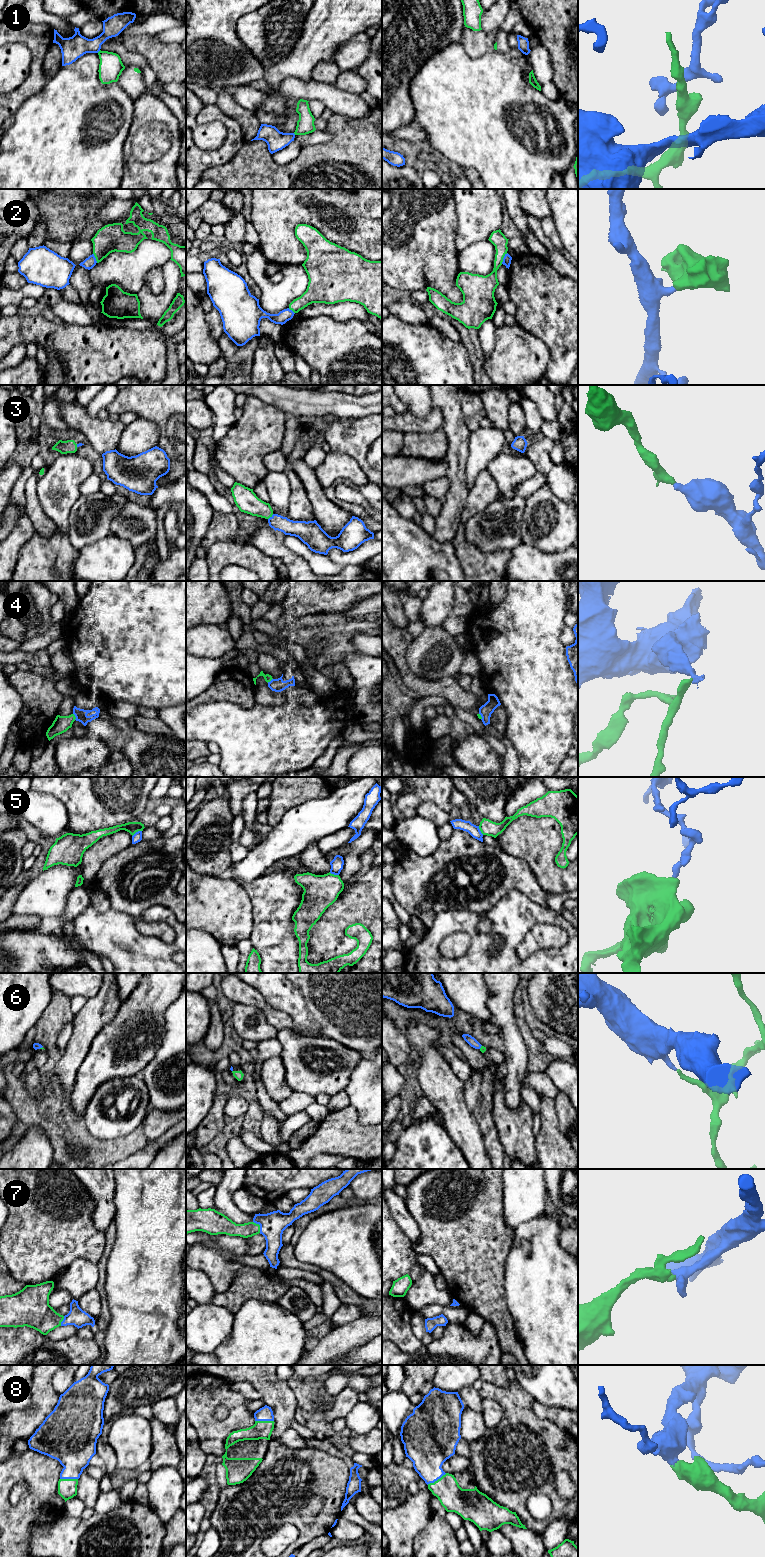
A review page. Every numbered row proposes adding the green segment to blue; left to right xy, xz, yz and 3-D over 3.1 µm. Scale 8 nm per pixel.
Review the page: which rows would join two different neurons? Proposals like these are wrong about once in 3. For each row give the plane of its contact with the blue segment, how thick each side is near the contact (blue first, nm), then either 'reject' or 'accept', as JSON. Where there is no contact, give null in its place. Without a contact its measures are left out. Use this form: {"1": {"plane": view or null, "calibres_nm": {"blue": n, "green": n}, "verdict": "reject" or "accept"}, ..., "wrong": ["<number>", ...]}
{"1": {"plane": "xy", "calibres_nm": {"blue": 190, "green": 190}, "verdict": "reject"}, "2": {"plane": "yz", "calibres_nm": {"blue": 70, "green": 150}, "verdict": "reject"}, "3": {"plane": "xz", "calibres_nm": {"blue": 130, "green": 180}, "verdict": "accept"}, "4": {"plane": "xy", "calibres_nm": {"blue": 100, "green": 140}, "verdict": "reject"}, "5": {"plane": "xy", "calibres_nm": {"blue": 80, "green": 100}, "verdict": "reject"}, "6": {"plane": "xy", "calibres_nm": {"blue": 50, "green": 20}, "verdict": "accept"}, "7": {"plane": "xz", "calibres_nm": {"blue": 200, "green": 120}, "verdict": "accept"}, "8": {"plane": "xz", "calibres_nm": {"blue": 120, "green": 140}, "verdict": "accept"}, "wrong": ["1", "2", "4", "5"]}

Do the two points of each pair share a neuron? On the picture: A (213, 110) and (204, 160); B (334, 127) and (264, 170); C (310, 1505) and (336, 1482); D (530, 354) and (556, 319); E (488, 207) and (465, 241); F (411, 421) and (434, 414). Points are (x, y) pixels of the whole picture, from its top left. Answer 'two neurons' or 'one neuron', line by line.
A: one neuron
B: one neuron
C: two neurons
D: two neurons
E: one neuron
F: one neuron

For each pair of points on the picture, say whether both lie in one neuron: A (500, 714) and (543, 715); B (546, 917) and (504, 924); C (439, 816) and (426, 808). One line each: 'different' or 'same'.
A: different
B: same
C: same

